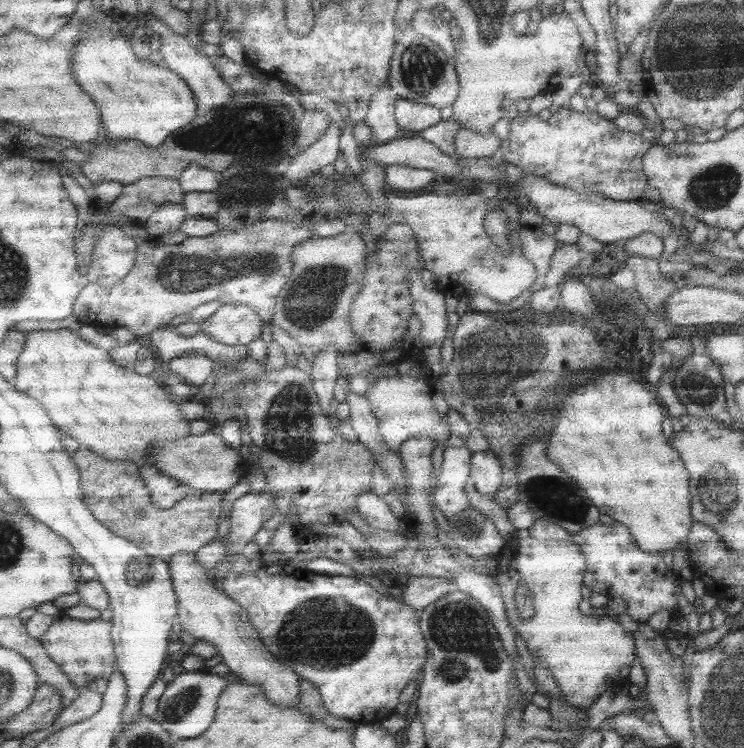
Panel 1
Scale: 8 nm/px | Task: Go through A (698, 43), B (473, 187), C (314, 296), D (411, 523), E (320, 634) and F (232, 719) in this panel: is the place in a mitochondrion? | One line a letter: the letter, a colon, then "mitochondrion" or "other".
A: mitochondrion
B: other
C: mitochondrion
D: other
E: mitochondrion
F: other

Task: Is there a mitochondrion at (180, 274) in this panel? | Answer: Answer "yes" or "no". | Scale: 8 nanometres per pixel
yes

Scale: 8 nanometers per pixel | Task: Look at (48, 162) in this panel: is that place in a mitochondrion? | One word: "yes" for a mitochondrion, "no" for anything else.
no

